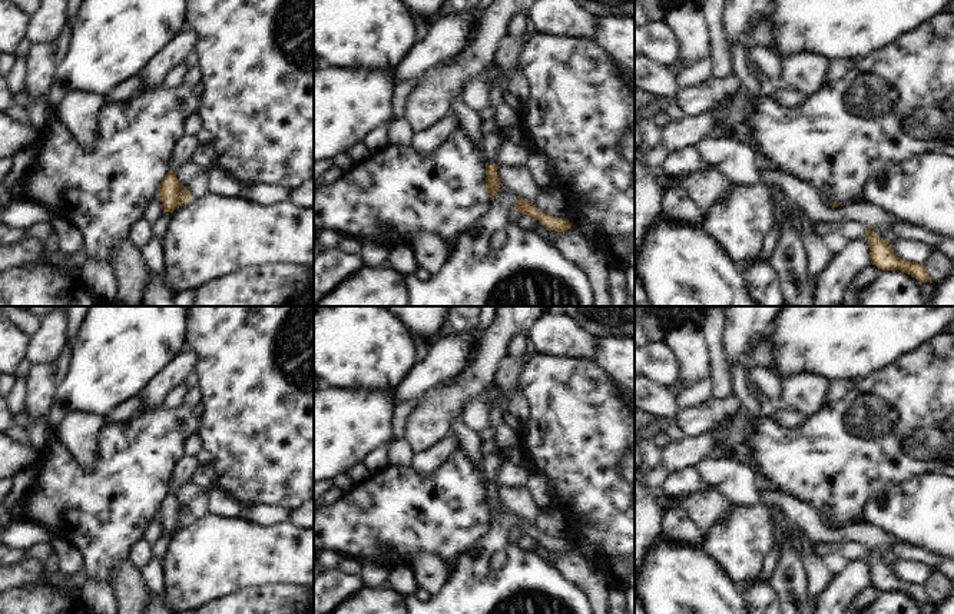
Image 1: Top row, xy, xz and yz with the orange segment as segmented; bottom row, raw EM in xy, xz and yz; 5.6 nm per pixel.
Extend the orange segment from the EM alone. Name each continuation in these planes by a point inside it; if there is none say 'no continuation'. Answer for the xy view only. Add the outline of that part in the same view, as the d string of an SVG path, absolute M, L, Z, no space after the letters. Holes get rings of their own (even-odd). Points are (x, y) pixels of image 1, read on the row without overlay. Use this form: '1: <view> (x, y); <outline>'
no continuation

